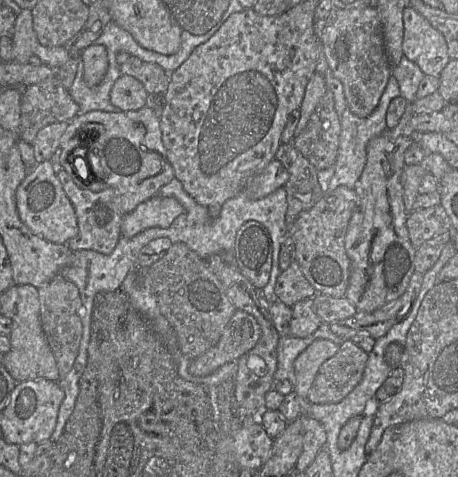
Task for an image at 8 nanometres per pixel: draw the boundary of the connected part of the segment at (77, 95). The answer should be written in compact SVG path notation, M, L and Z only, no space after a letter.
M107 50L108 70L102 82L96 87L89 87L83 80L83 61L80 56L77 57L77 72L71 88L68 90L70 96L78 104L80 113L90 111L104 111L104 112L129 112L121 111L115 107L110 98L106 100L111 86L114 85L114 80L117 77L117 70L115 64L115 55L112 50Z

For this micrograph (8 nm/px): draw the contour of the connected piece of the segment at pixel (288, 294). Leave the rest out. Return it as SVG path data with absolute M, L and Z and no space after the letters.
M296 261L280 272L275 284L277 299L290 307L299 301L313 298L316 294Z

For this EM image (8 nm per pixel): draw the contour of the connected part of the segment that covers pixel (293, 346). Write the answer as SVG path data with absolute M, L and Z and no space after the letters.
M292 335L279 337L277 345L277 368L274 380L288 380L293 386L296 384L294 361L311 343L316 341L312 335L304 338Z

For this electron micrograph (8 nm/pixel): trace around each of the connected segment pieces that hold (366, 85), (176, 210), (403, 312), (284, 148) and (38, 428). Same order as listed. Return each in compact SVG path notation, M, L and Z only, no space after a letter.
M374 6L339 9L336 14L333 25L326 26L324 20L315 21L315 33L329 69L343 85L348 109L357 117L366 118L377 107L393 70L385 52L379 14Z
M157 194L124 215L121 237L130 238L152 227L167 228L182 213L184 208L177 199Z
M414 272L406 291L398 299L373 312L358 311L352 317L331 322L328 324L329 329L345 340L352 339L355 335L369 335L376 340L386 335L392 326L408 316L419 295L423 275Z
M281 143L275 159L288 172L284 185L287 196L285 221L291 232L291 226L298 216L311 208L323 195L318 182L318 170L294 147L293 143Z
M55 381L18 382L13 389L8 405L2 412L2 439L17 446L29 443L39 444L50 440L55 430L59 408L64 396L64 391Z

